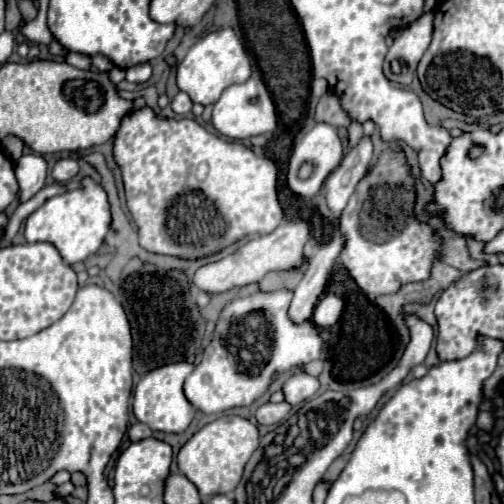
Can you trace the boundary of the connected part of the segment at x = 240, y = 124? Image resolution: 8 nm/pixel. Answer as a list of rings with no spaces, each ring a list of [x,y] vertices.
[[[254,72],[246,82],[232,84],[222,92],[220,100],[214,104],[214,110],[212,110],[212,124],[222,136],[230,140],[244,140],[250,136],[268,134],[276,130],[278,126],[276,108],[266,84],[262,82],[260,72]]]

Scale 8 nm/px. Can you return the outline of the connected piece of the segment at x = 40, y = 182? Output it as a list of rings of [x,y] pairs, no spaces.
[[[30,152],[30,154],[22,154],[16,160],[14,170],[16,170],[18,184],[20,184],[18,204],[22,204],[22,202],[30,200],[44,186],[48,164],[46,164],[46,160],[40,154]]]

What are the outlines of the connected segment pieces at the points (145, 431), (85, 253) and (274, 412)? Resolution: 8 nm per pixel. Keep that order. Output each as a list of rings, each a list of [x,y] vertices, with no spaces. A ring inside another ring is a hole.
[[[134,424],[130,430],[128,430],[128,438],[130,442],[140,442],[144,438],[150,438],[152,436],[152,430],[146,426],[146,424]]]
[[[90,176],[80,180],[80,188],[68,190],[60,196],[54,196],[44,202],[34,214],[26,220],[26,240],[28,242],[50,242],[58,248],[66,264],[84,262],[88,256],[96,254],[102,246],[112,224],[110,202],[104,186]]]
[[[268,402],[268,404],[264,404],[264,406],[258,408],[256,420],[258,420],[258,424],[272,426],[272,424],[284,420],[290,410],[292,410],[292,406],[290,406],[288,402],[282,402],[282,404],[272,404],[272,402]]]

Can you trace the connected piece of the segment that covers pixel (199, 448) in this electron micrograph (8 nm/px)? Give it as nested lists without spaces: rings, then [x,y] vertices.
[[[222,416],[210,424],[206,424],[202,430],[198,430],[178,452],[178,468],[180,472],[196,484],[200,490],[200,496],[204,500],[210,500],[218,494],[232,494],[232,490],[238,486],[244,466],[256,446],[260,444],[258,428],[240,416]]]

